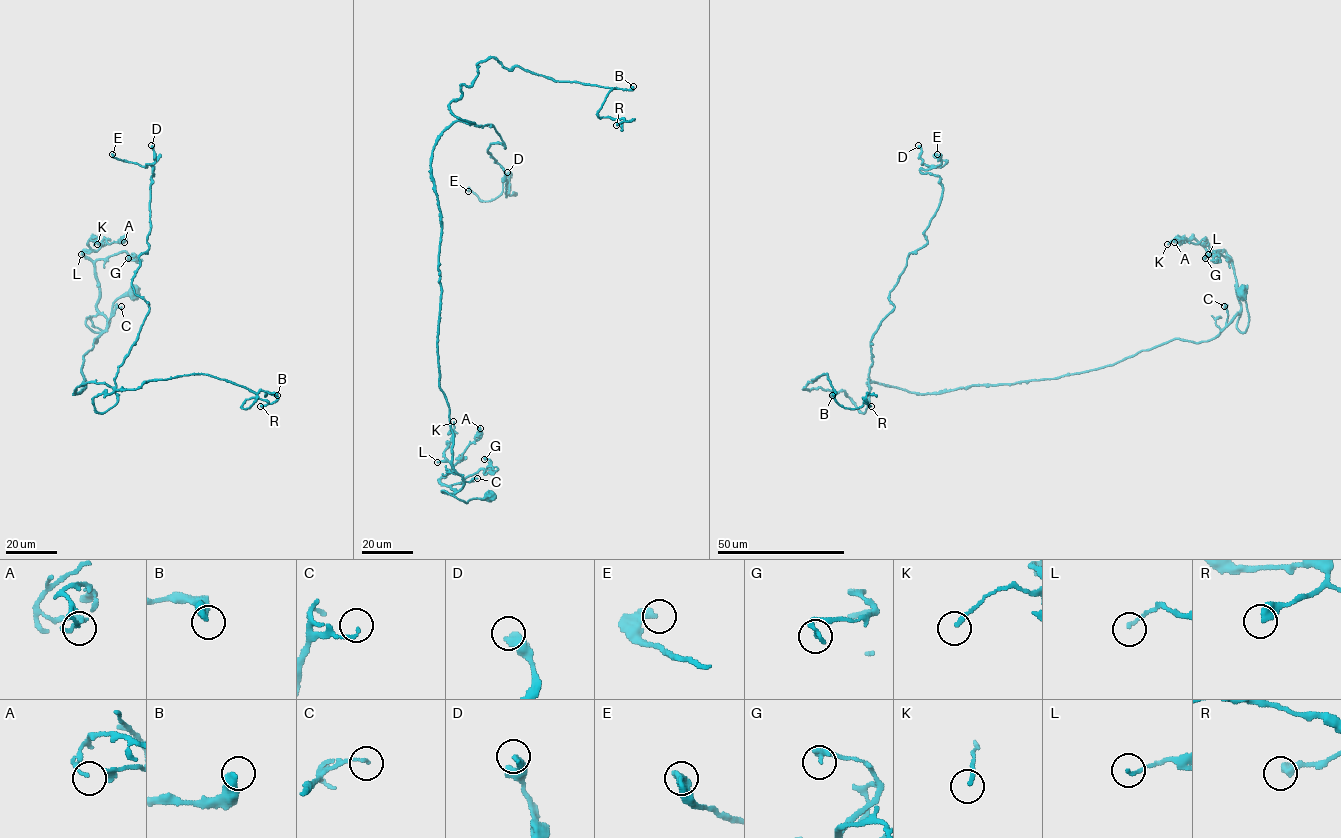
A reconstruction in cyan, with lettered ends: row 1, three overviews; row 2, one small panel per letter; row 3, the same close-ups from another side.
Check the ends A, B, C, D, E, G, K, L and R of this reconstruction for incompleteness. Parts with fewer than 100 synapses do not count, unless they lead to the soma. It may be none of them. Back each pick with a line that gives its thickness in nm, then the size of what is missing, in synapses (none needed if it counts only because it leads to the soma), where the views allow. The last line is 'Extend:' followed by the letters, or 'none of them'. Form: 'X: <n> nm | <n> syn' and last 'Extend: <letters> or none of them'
Extend: none of them

